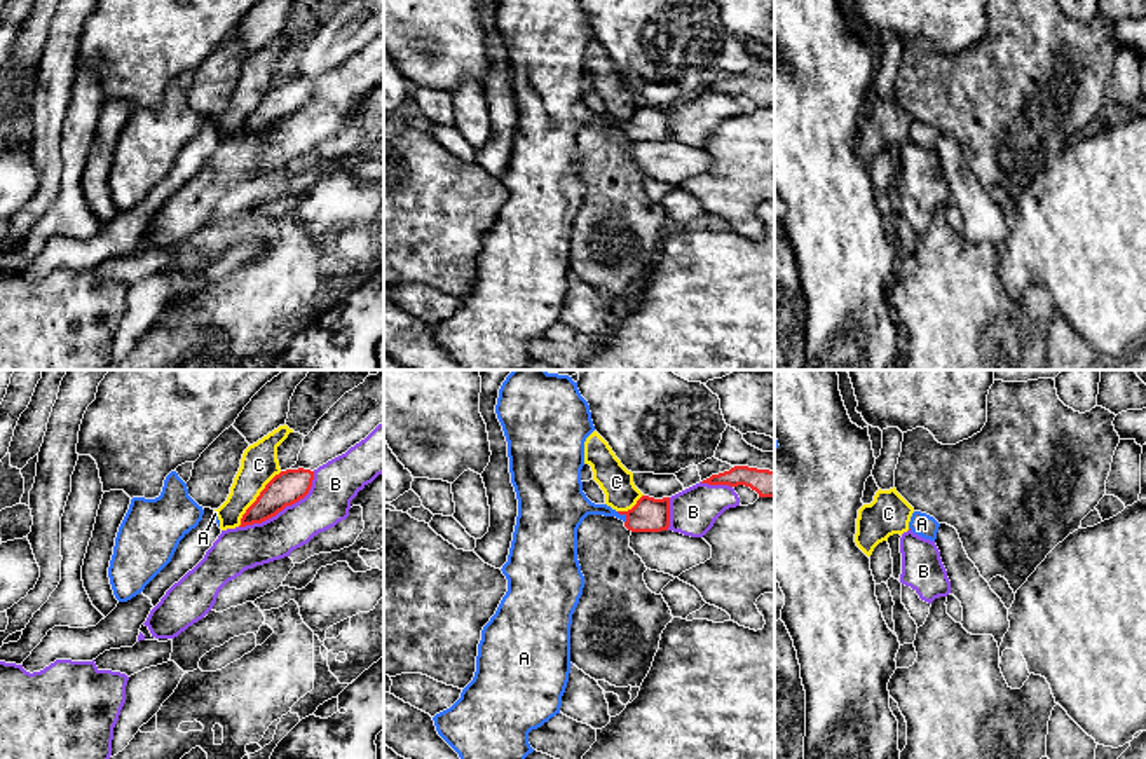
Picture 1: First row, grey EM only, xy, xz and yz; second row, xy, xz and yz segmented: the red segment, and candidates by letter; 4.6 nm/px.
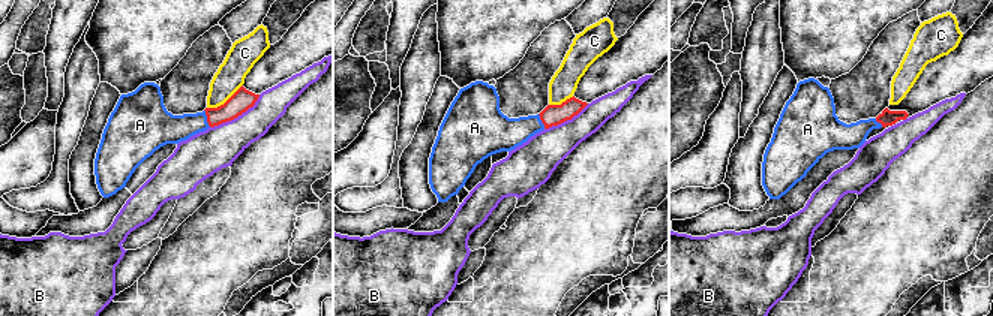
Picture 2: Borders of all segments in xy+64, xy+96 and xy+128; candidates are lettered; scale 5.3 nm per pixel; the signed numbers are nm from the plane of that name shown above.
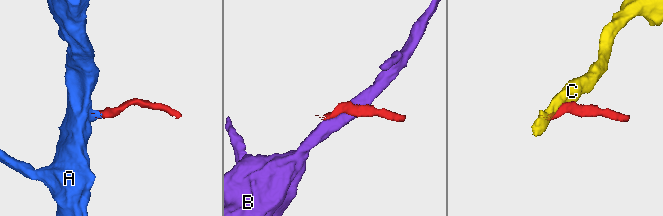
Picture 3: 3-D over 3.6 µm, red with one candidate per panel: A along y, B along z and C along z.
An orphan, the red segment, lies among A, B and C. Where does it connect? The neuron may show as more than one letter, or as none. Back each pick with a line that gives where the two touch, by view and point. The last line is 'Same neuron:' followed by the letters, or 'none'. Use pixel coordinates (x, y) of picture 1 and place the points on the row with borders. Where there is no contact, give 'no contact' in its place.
A: xz (623, 513)
Same neuron: A

